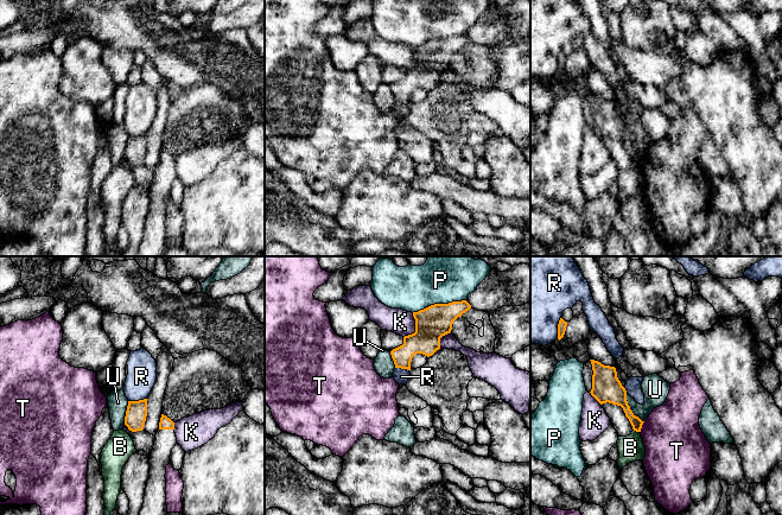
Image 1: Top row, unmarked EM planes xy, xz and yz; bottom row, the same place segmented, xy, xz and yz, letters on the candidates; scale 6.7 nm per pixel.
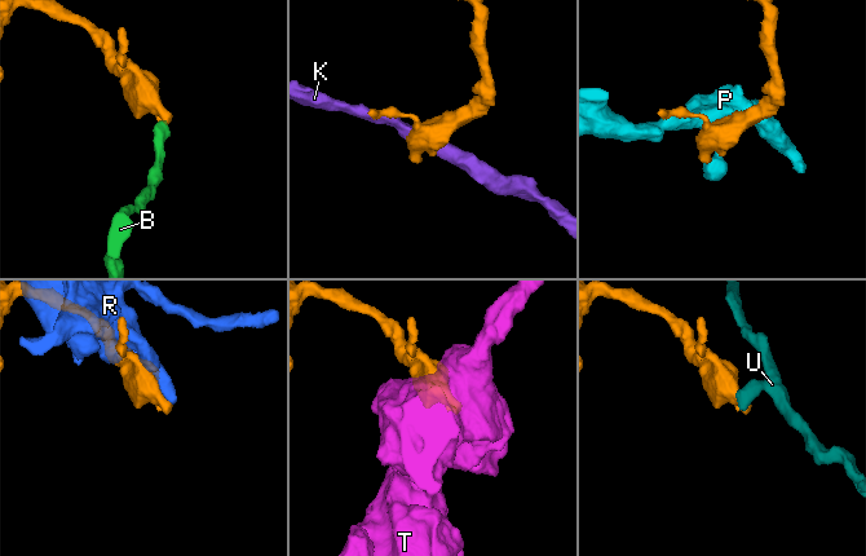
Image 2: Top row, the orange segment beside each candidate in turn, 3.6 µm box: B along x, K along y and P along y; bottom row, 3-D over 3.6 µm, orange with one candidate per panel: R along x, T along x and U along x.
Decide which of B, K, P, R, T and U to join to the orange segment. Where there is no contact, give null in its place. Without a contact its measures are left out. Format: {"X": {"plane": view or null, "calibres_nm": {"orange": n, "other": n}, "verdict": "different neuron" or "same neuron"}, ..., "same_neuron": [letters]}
{"B": {"plane": "yz", "calibres_nm": {"orange": 90, "other": 170}, "verdict": "different neuron"}, "K": {"plane": "xz", "calibres_nm": {"orange": 220, "other": 170}, "verdict": "different neuron"}, "P": {"plane": "xz", "calibres_nm": {"orange": 220, "other": 300}, "verdict": "different neuron"}, "R": {"plane": "yz", "calibres_nm": {"orange": 60, "other": 460}, "verdict": "different neuron"}, "T": {"plane": "yz", "calibres_nm": {"orange": 100, "other": 400}, "verdict": "different neuron"}, "U": {"plane": "yz", "calibres_nm": {"orange": 200, "other": 170}, "verdict": "different neuron"}, "same_neuron": []}

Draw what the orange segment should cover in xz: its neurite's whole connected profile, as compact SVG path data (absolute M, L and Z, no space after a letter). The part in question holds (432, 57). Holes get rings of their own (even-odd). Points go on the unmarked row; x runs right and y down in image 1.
M466 34L449 38L434 38L413 46L415 66L403 71L403 78L390 85L395 102L411 104L414 89L432 90L440 83L440 72L452 64L453 56L469 45Z

